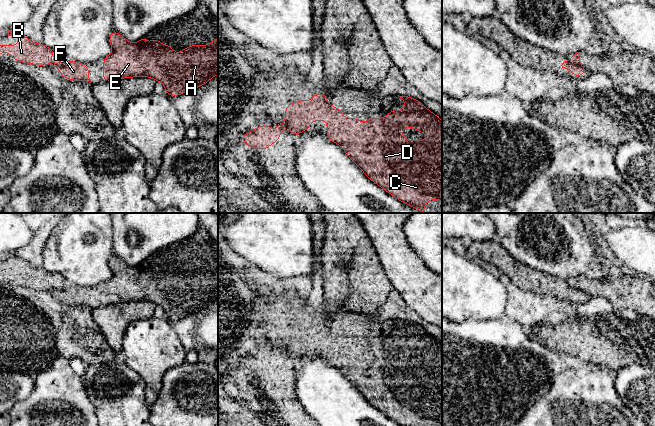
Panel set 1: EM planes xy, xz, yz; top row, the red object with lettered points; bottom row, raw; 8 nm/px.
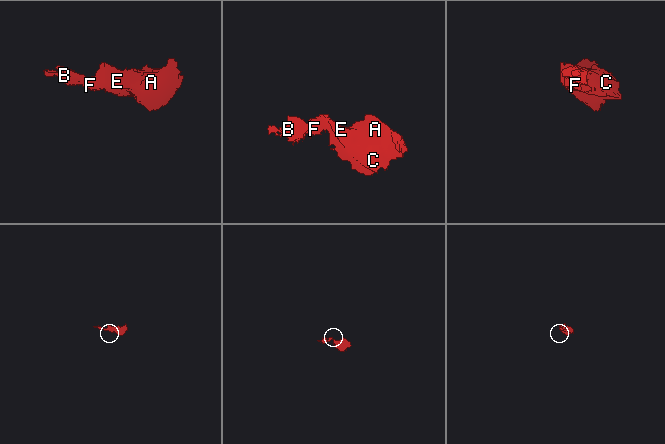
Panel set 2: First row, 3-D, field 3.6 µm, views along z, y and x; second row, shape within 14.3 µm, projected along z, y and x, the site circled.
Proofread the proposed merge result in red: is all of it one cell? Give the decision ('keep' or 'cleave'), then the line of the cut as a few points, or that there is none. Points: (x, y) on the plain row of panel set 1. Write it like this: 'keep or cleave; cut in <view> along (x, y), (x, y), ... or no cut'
cleave; cut in xy along (67, 285), (58, 291)

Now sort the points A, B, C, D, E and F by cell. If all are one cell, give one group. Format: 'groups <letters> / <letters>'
groups A C D E F / B

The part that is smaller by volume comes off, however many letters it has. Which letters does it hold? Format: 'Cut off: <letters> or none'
Cut off: B

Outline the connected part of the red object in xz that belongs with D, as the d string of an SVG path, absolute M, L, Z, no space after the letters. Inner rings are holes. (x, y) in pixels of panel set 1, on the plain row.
M314 318L312 319L312 324L300 324L298 326L291 326L289 330L285 333L285 349L288 351L288 354L292 356L295 360L299 359L302 355L309 354L310 348L317 344L324 344L327 346L327 361L330 365L337 367L342 371L345 377L349 382L364 396L364 398L379 411L384 413L386 416L394 420L401 426L430 426L432 422L436 422L439 426L442 426L442 345L438 342L436 338L429 335L421 326L418 324L408 321L400 320L400 322L405 327L405 332L403 334L393 334L390 335L384 342L370 342L367 346L360 346L358 342L344 342L343 335L334 332L332 328L327 327L326 318ZM403 351L415 352L417 355L426 358L428 364L404 364L403 363Z

